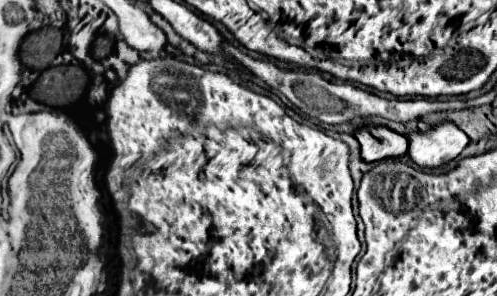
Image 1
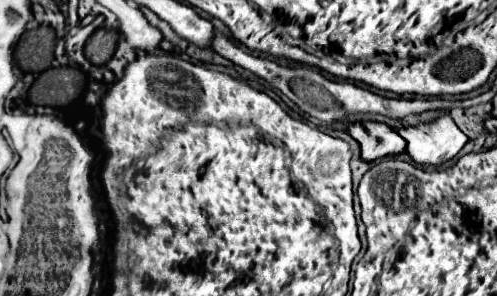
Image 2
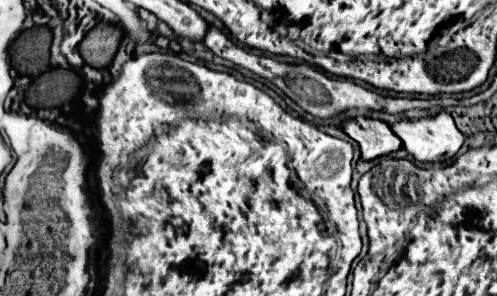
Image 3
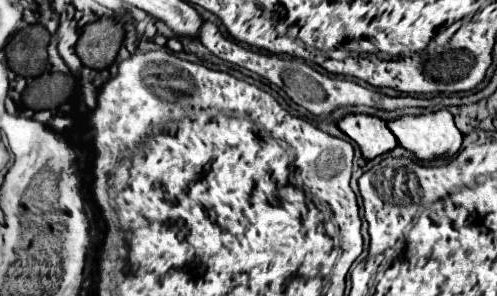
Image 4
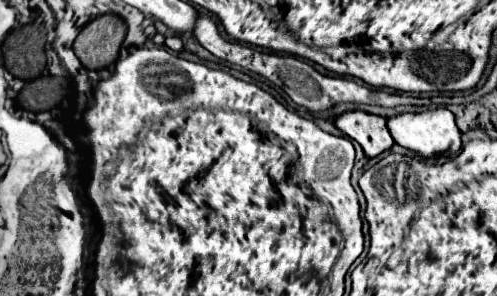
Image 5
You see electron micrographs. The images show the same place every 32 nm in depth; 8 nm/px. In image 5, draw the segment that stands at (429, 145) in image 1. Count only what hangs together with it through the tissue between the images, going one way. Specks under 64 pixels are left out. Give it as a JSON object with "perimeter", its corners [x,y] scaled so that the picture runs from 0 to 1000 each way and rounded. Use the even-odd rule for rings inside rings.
{"perimeter":[[[885,358],[877,372],[853,372],[853,378],[813,378],[813,385],[797,385],[789,399],[781,399],[781,439],[793,466],[797,486],[829,507],[829,514],[841,514],[845,527],[853,534],[865,534],[865,527],[881,527],[881,520],[913,520],[926,507],[930,480],[926,480],[926,439],[913,412],[913,385]]]}

